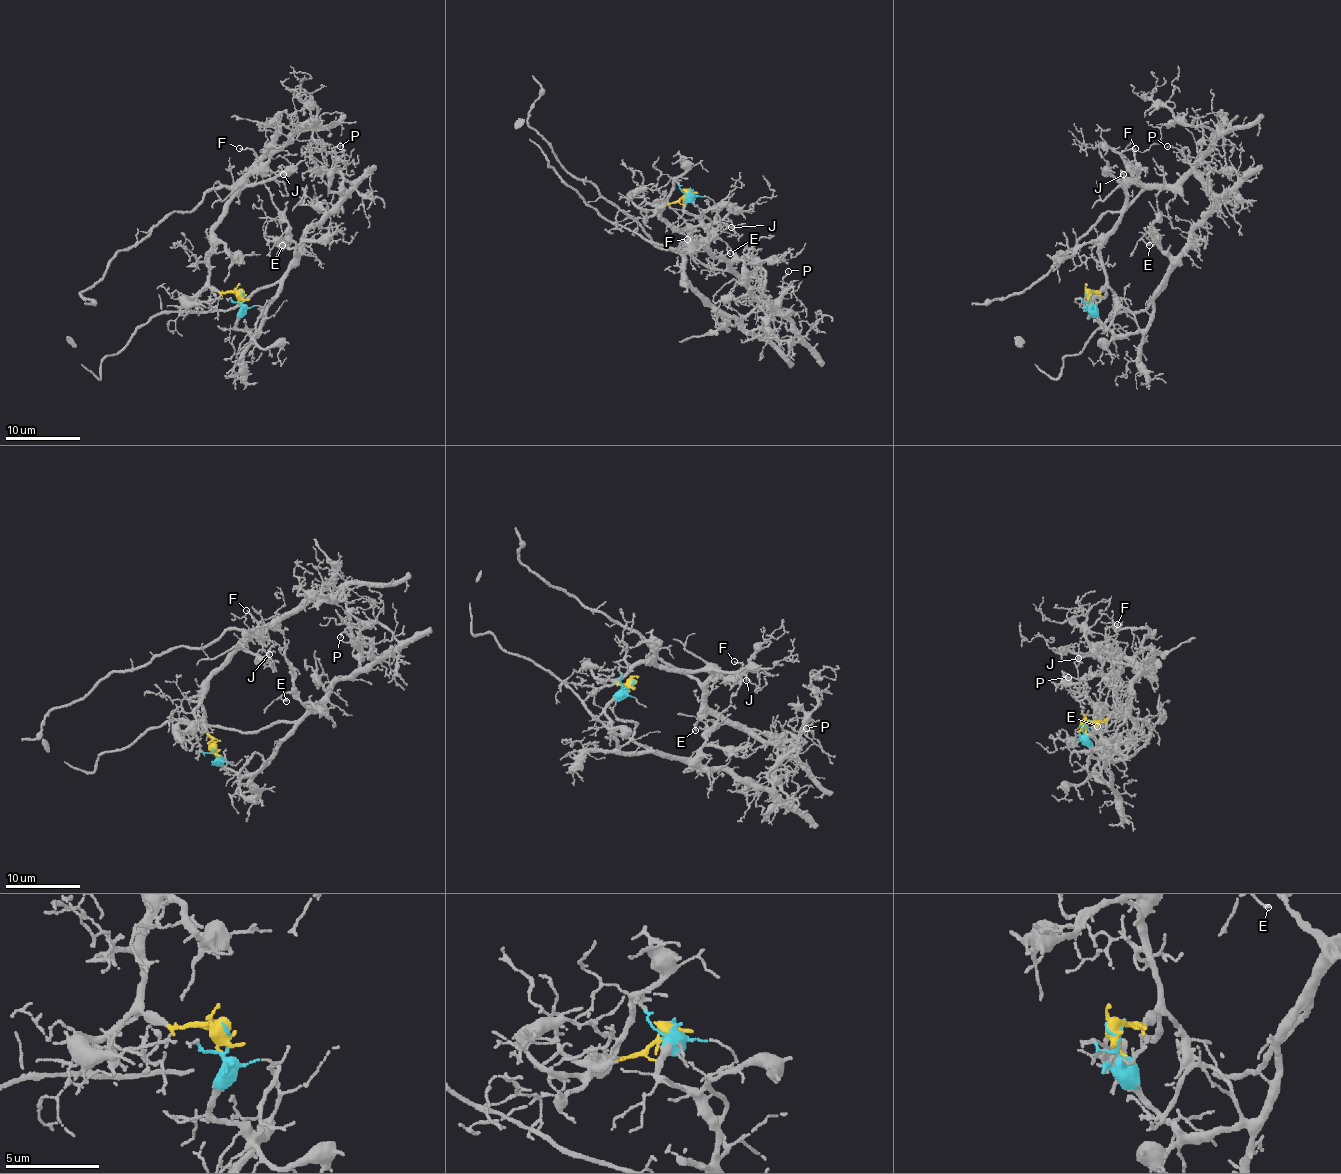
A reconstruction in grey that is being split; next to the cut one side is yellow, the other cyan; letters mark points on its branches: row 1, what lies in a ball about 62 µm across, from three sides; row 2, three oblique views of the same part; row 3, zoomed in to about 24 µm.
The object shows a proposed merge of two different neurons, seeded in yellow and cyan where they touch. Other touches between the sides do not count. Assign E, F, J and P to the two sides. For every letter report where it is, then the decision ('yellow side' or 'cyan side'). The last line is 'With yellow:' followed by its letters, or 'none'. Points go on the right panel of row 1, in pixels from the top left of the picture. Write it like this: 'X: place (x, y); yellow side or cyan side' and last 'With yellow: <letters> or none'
E: place (1149, 245); cyan side
F: place (1135, 148); yellow side
J: place (1123, 174); yellow side
P: place (1167, 146); cyan side
With yellow: F, J

